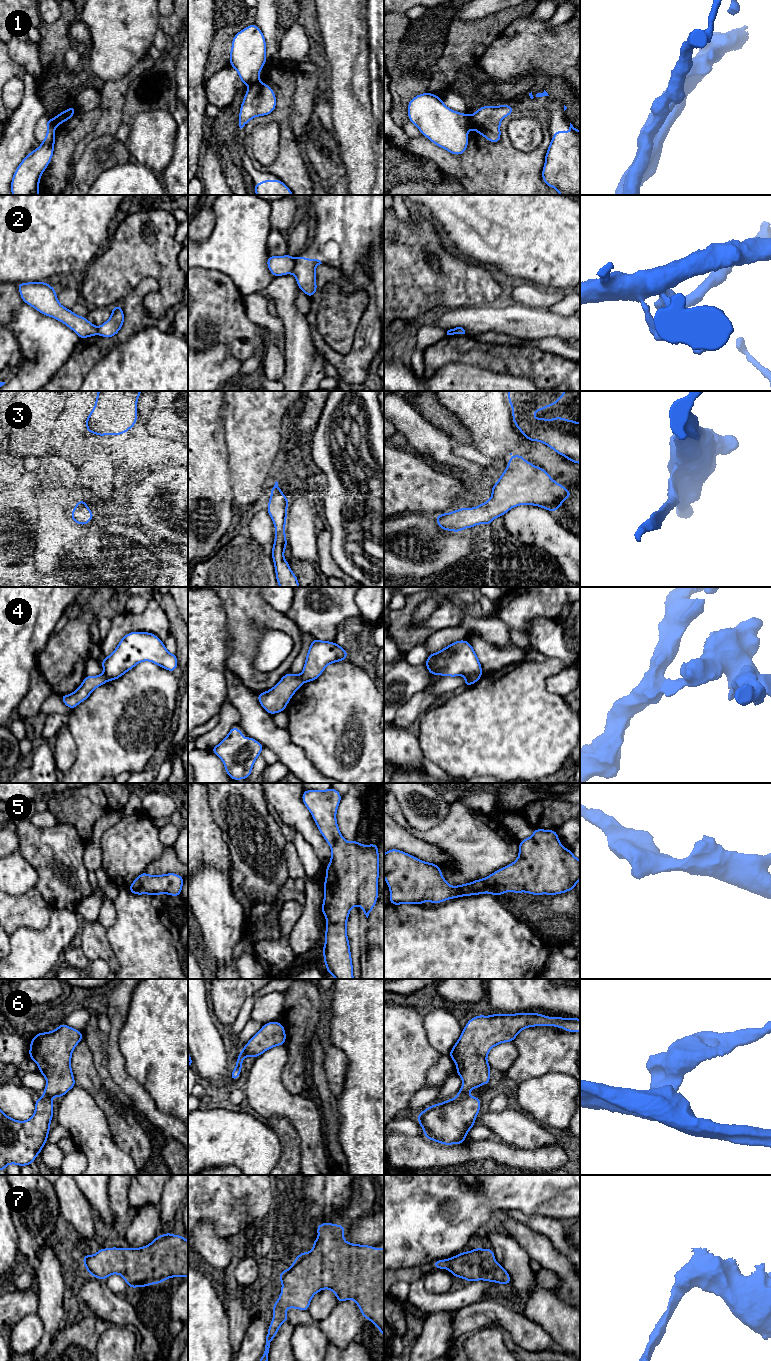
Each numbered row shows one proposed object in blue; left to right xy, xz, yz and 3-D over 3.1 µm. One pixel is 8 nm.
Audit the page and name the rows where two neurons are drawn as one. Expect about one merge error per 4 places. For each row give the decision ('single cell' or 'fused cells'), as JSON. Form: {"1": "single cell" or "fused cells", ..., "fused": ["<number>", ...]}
{"1": "fused cells", "2": "fused cells", "3": "single cell", "4": "fused cells", "5": "single cell", "6": "single cell", "7": "single cell", "fused": ["1", "2", "4"]}

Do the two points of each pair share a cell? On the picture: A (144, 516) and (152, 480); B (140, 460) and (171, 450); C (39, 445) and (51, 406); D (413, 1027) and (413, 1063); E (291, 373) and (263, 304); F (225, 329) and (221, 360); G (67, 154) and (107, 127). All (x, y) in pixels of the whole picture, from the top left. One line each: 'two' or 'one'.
A: one
B: one
C: one
D: one
E: two
F: two
G: two

